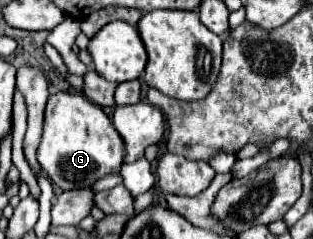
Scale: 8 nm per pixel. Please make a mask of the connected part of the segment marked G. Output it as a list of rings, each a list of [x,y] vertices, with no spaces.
[[[57,92],[49,96],[45,108],[45,128],[37,160],[45,176],[49,176],[59,190],[87,188],[89,182],[121,172],[123,140],[101,106],[83,98],[81,92]]]

